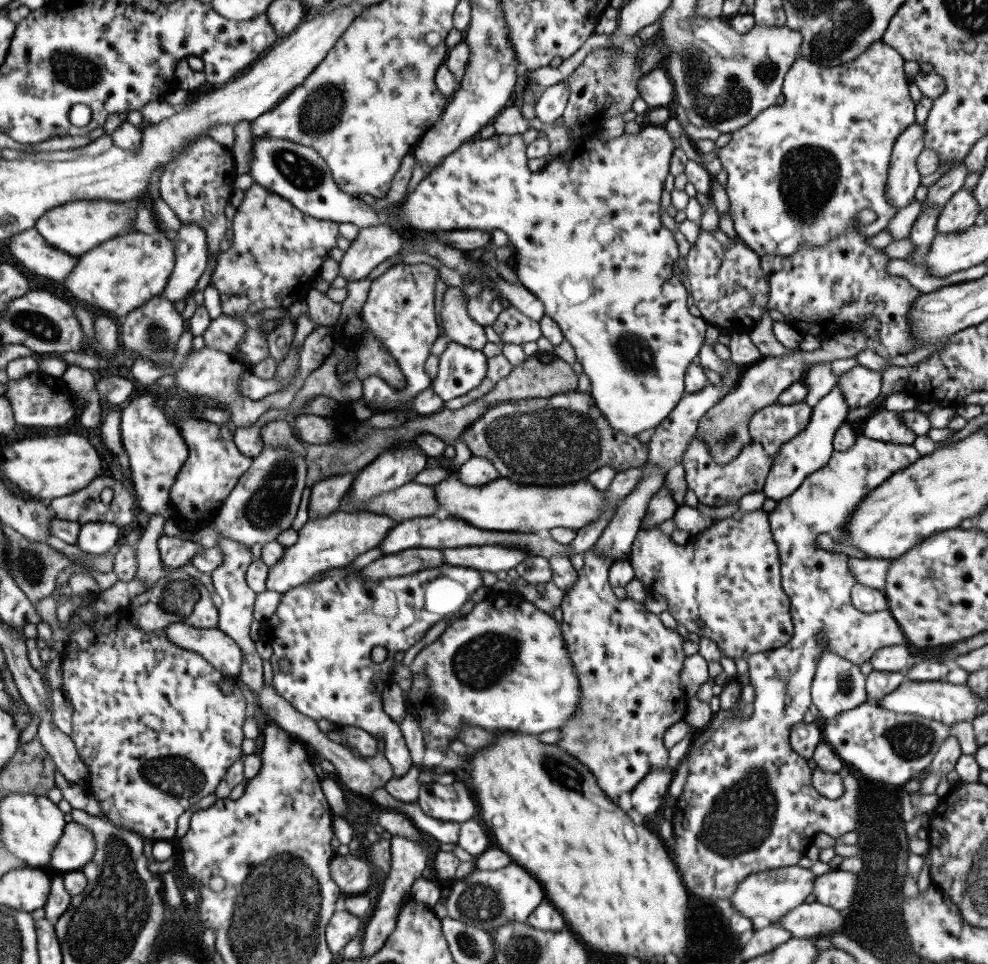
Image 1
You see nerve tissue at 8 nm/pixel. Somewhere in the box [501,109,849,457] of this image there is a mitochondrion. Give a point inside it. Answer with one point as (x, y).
(809, 174)

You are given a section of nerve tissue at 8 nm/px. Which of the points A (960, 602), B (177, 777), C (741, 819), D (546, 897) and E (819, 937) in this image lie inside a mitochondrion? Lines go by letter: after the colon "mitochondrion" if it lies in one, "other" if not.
A: other
B: mitochondrion
C: mitochondrion
D: other
E: other

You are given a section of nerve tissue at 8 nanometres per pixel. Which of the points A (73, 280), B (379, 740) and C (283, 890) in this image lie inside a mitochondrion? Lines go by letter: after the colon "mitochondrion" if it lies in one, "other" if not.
A: other
B: other
C: mitochondrion

